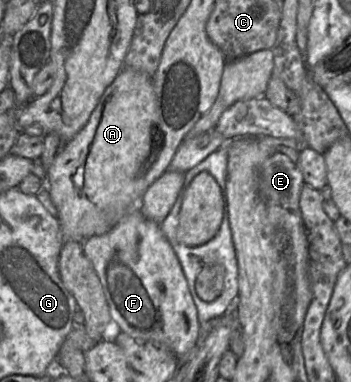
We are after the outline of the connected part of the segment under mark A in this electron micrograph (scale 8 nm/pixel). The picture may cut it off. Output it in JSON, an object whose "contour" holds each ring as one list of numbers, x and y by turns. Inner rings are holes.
{"contour":[[123,68,115,80,104,91,87,124,77,133,73,139,63,144,62,148,57,153,53,163,46,171,48,191,53,203,58,210,57,219,61,227,64,242,74,241,83,243,85,240,93,236,106,234,112,230,121,219,123,219,134,209,138,208,145,191,144,171,141,171,141,168,150,158,150,156,157,154,159,144,160,131,158,128,157,100,153,78,150,78,144,73,135,71,133,69]]}

